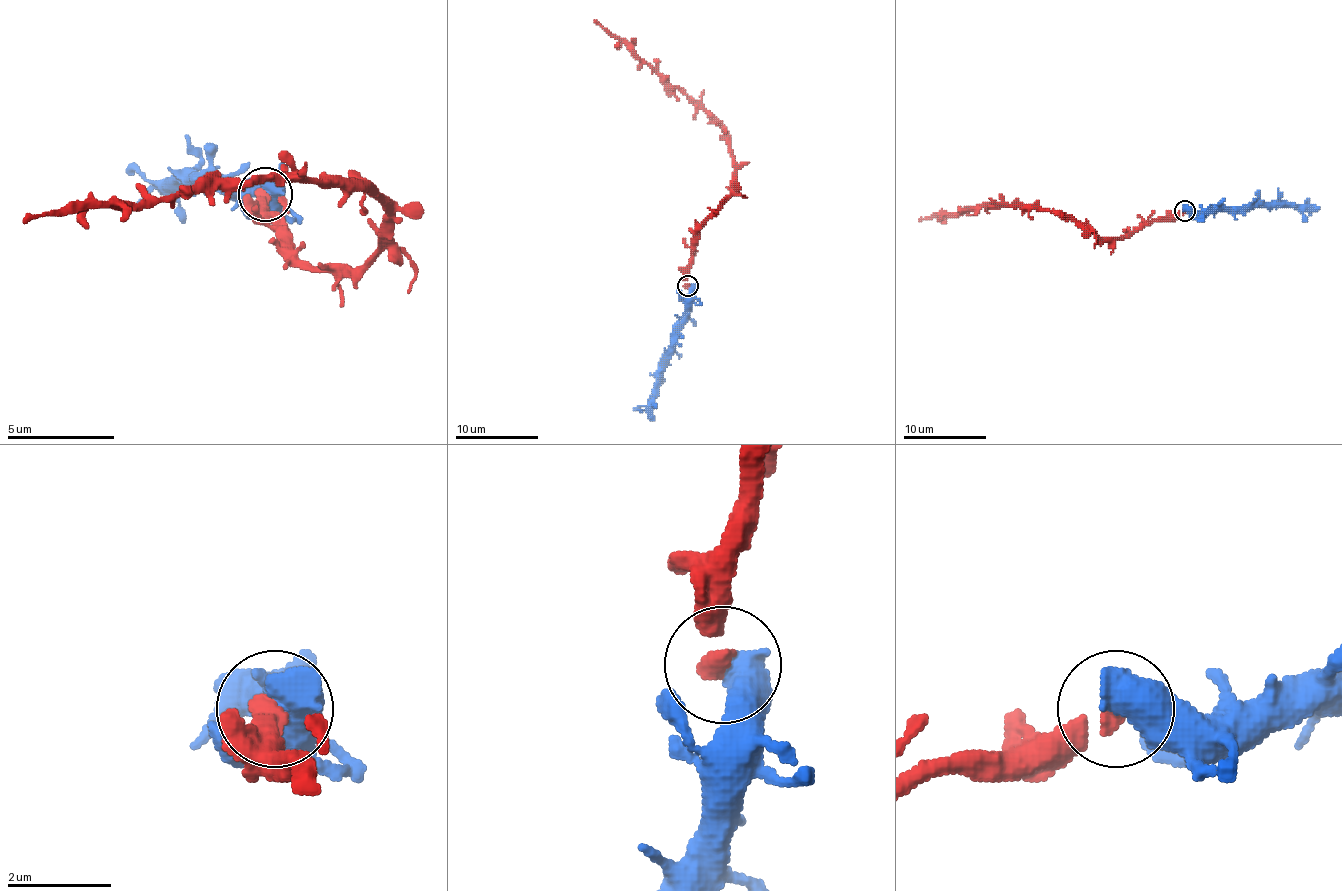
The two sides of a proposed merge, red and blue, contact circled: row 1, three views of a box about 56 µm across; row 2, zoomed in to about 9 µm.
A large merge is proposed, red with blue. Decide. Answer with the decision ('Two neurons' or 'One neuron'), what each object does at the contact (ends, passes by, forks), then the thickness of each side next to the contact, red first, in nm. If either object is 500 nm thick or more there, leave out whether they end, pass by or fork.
Two neurons. Thickness 400 nm (red) against 750 nm

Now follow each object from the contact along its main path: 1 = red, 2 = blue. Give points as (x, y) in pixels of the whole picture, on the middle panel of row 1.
1: (687, 286), (691, 241), (730, 193), (734, 160), (728, 150), (728, 138), (679, 88), (670, 88), (594, 20)
2: (687, 286), (689, 315), (681, 325), (675, 350), (664, 362), (654, 397), (633, 410)

